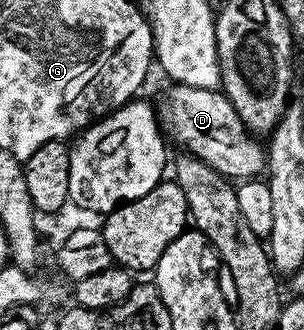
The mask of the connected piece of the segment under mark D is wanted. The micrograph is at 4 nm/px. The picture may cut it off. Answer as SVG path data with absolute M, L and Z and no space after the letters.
M171 84L168 85L167 95L164 96L161 108L159 107L159 120L164 133L183 145L188 153L195 158L209 163L214 170L222 176L231 180L249 180L260 177L266 171L266 149L256 137L253 137L250 130L233 108L224 93L217 90L207 90Z

